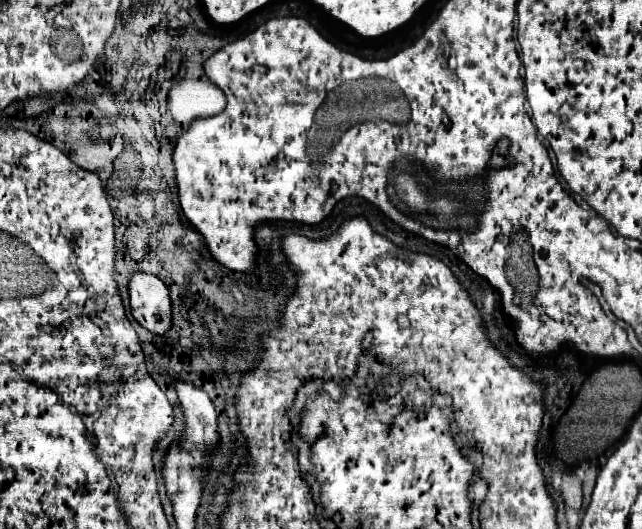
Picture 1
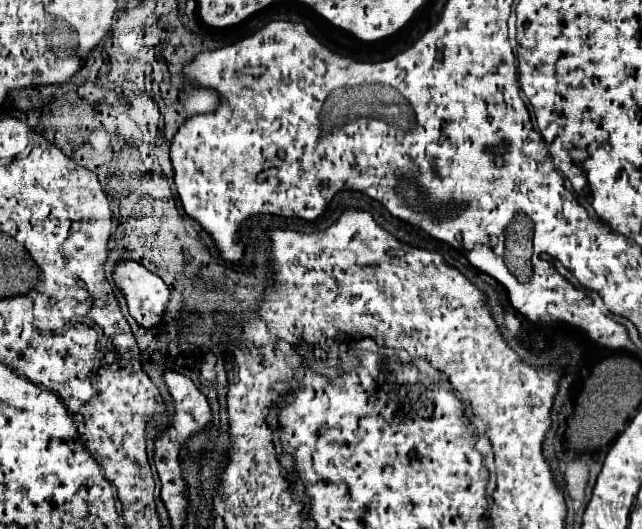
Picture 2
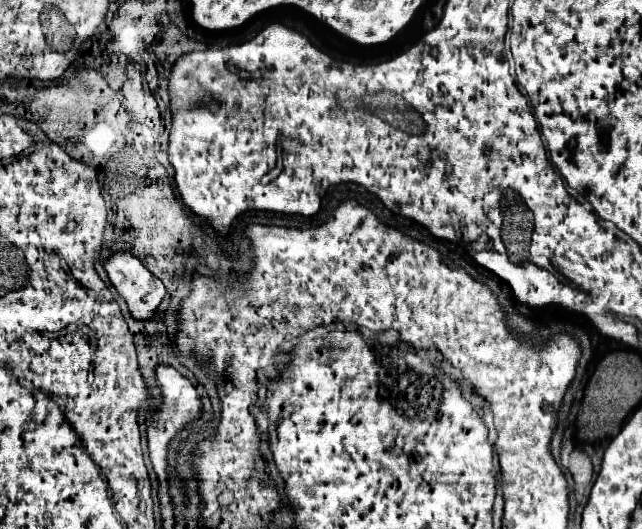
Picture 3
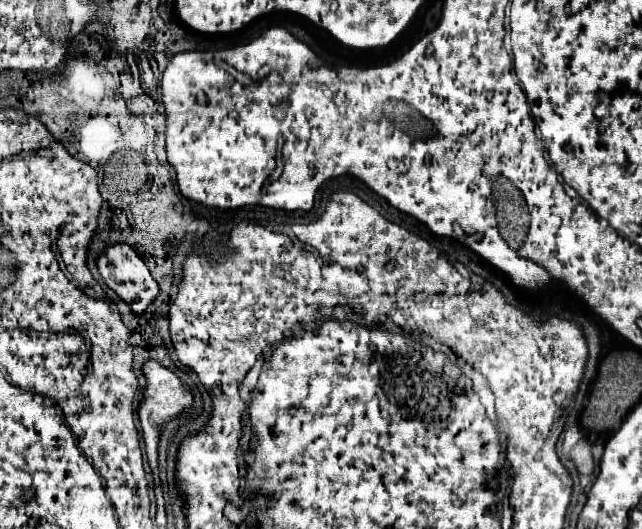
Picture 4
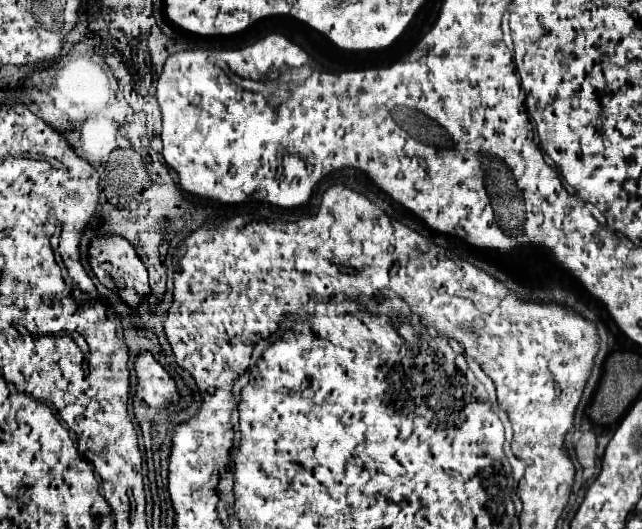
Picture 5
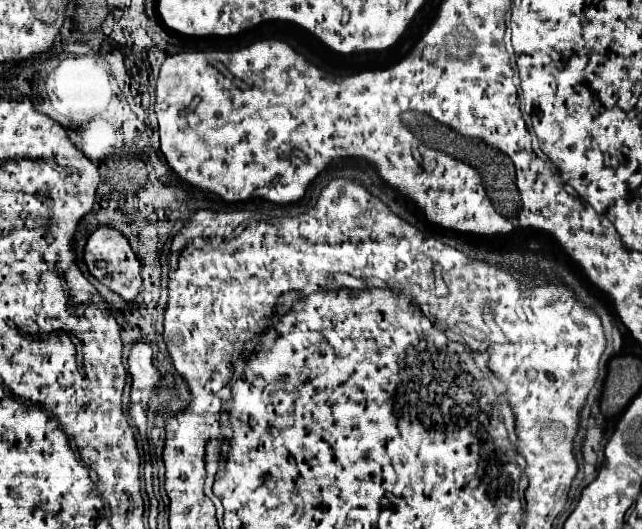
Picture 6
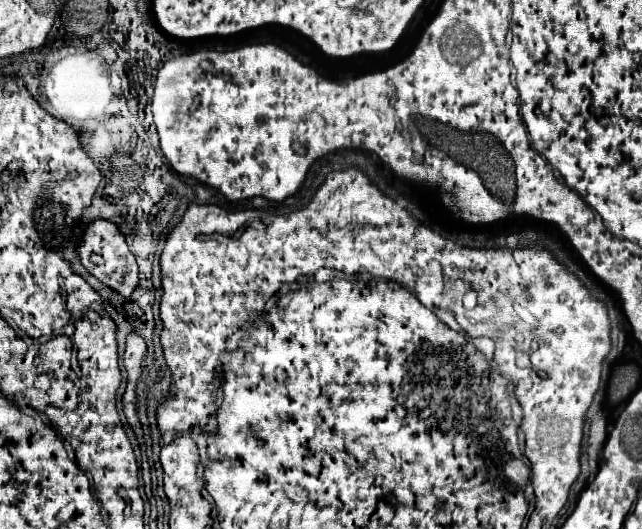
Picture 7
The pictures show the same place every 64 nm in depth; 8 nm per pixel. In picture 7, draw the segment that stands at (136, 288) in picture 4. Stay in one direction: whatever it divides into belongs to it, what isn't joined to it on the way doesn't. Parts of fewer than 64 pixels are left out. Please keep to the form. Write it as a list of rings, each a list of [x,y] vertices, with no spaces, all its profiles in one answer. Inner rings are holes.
[[[94,220],[86,226],[82,242],[76,246],[76,252],[80,256],[82,266],[96,276],[102,284],[110,286],[112,290],[120,292],[122,296],[130,296],[134,288],[138,286],[138,266],[134,256],[130,254],[124,234],[118,230],[118,226],[110,220]]]

